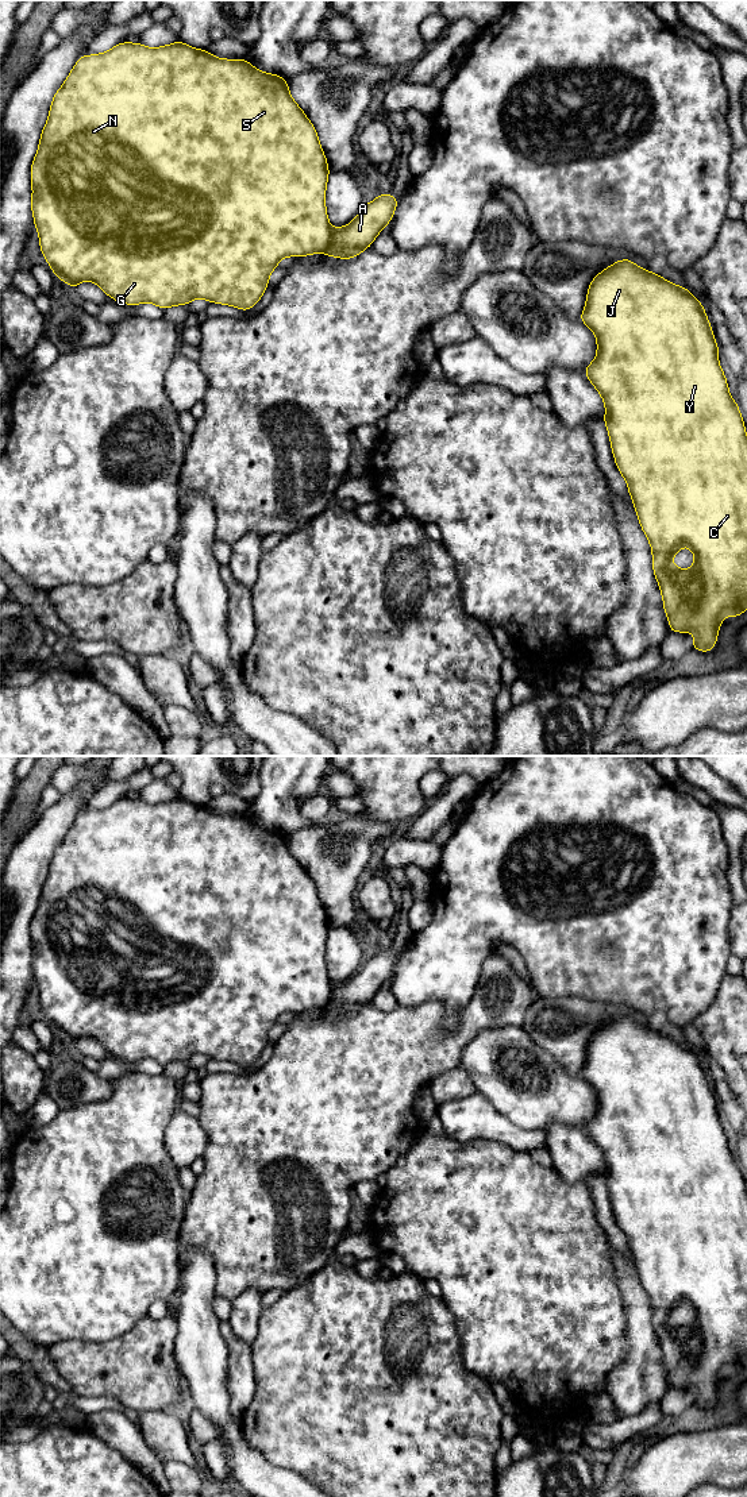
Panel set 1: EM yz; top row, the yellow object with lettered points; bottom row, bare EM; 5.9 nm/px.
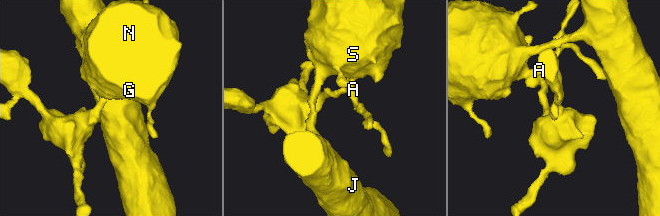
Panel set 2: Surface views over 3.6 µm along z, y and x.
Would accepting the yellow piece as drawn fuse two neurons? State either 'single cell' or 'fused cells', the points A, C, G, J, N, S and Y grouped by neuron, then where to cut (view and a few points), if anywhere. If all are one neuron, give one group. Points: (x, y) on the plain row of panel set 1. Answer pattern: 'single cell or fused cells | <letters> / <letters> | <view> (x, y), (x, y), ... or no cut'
fused cells | A / C G J N S Y | yz (334, 986), (328, 1000), (323, 1006)

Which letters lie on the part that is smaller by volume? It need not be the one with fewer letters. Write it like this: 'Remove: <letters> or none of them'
Remove: A

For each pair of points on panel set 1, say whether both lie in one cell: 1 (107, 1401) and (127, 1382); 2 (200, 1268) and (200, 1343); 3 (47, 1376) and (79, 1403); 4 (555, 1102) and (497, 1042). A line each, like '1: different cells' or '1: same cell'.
1: different cells
2: same cell
3: different cells
4: same cell

